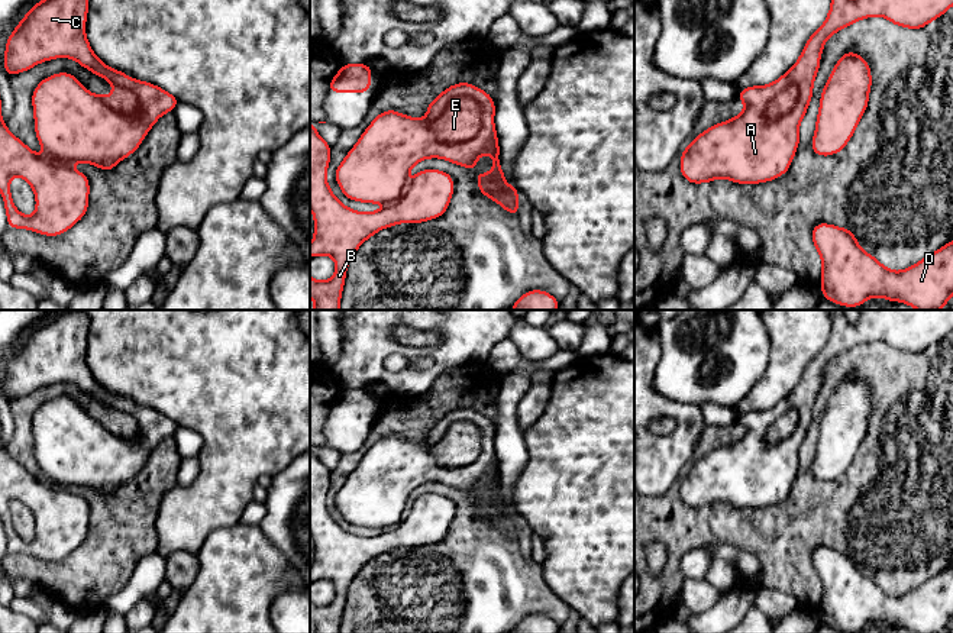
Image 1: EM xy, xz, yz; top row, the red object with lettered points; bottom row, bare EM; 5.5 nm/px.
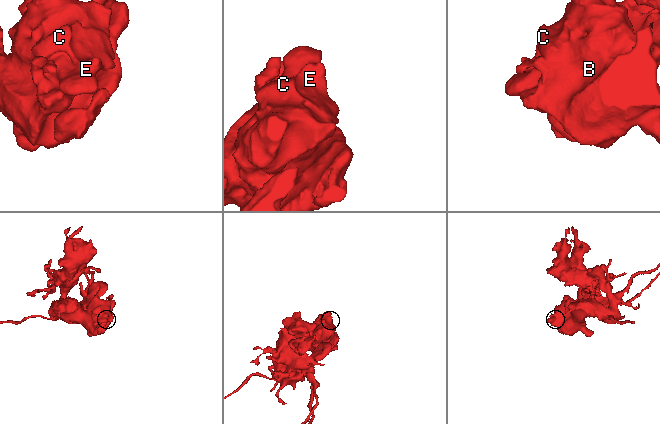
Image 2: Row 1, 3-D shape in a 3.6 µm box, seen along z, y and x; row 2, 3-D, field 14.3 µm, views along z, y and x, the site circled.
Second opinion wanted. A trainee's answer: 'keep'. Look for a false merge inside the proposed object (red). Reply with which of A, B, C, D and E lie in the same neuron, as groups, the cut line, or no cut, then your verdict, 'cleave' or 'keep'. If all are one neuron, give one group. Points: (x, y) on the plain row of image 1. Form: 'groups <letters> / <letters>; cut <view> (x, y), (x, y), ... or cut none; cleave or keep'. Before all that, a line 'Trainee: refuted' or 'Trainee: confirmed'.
Trainee: refuted
groups A B C D / E; cut xz (481, 432), (469, 422), (455, 422), (430, 452); cleave

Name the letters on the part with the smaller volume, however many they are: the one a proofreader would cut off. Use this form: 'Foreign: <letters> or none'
Foreign: E

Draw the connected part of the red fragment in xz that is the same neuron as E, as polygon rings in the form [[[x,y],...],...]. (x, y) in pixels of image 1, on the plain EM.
[[[471,422],[453,423],[443,439],[432,448],[436,462],[445,468],[462,468],[474,462],[482,449],[482,437]]]

